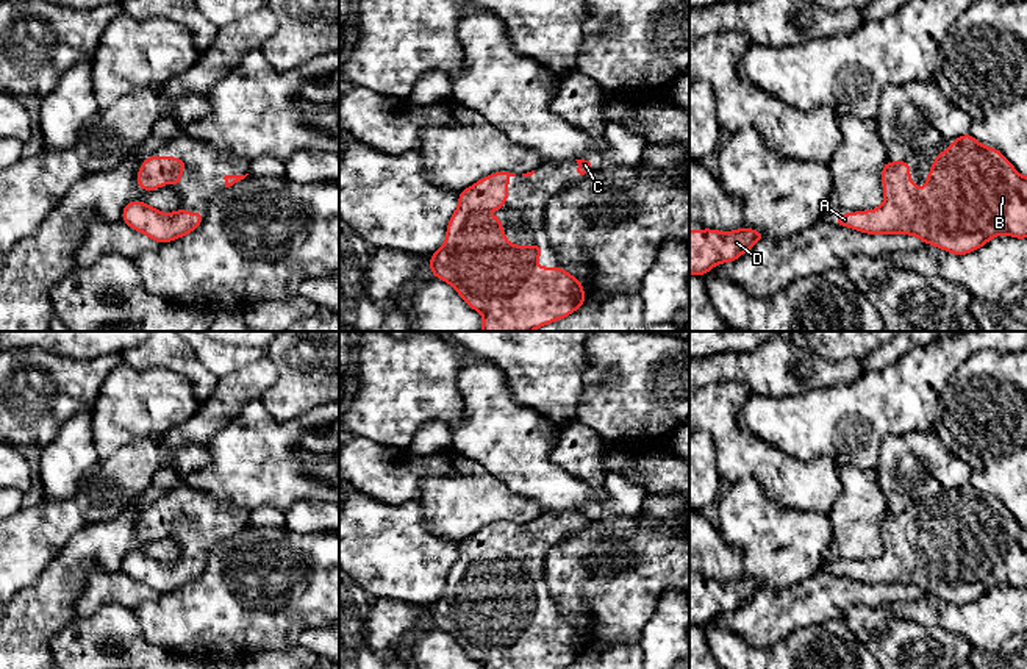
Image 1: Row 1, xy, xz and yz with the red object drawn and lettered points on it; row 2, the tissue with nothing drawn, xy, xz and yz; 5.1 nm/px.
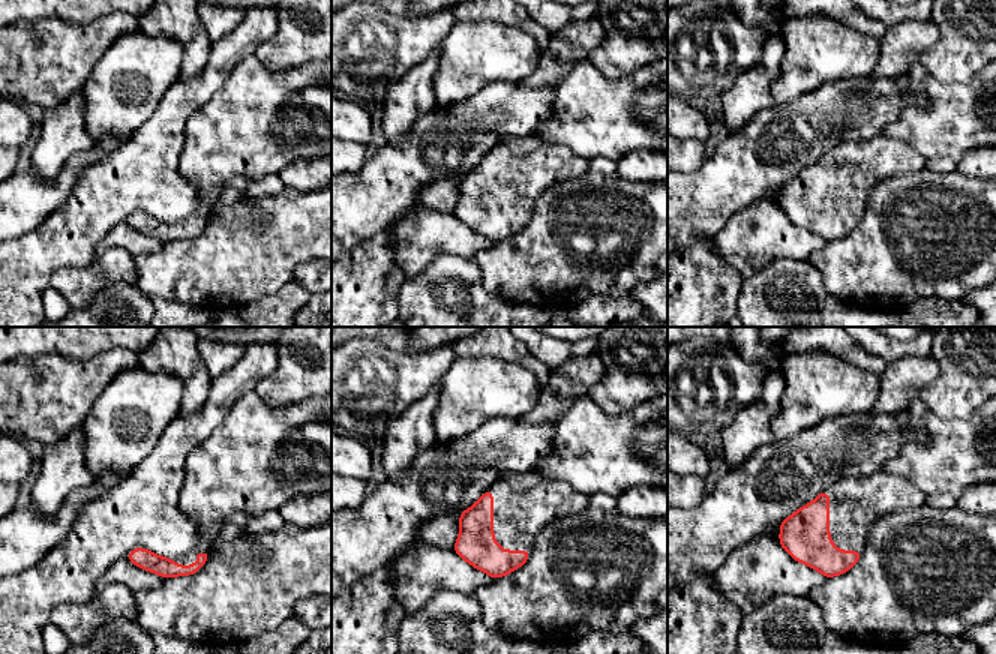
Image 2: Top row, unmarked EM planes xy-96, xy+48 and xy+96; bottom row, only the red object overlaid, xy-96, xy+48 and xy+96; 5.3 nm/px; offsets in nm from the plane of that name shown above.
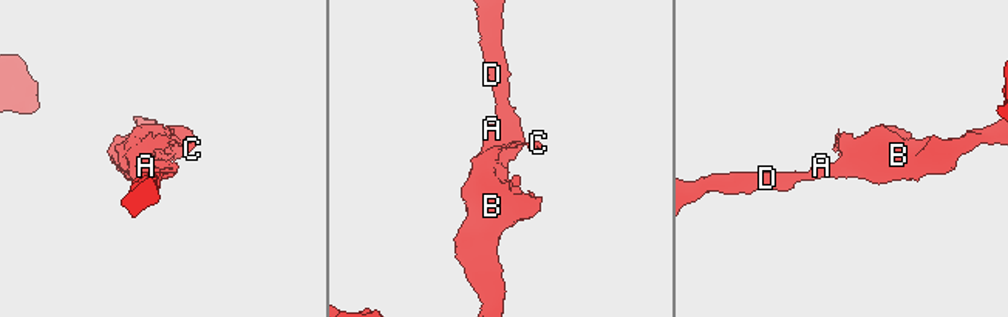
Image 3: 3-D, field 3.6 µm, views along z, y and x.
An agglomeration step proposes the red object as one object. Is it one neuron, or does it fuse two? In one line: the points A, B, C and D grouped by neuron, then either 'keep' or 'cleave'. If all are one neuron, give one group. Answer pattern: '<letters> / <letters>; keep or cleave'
A B C D; keep

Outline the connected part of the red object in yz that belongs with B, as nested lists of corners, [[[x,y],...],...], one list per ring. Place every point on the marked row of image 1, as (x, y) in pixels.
[[[971,133],[952,141],[939,156],[935,156],[925,178],[924,195],[910,180],[910,159],[902,163],[886,159],[882,184],[886,195],[880,208],[836,214],[835,225],[866,234],[913,234],[954,255],[971,253],[1000,234],[1027,238],[1027,178],[1021,177],[997,148],[985,147]]]

